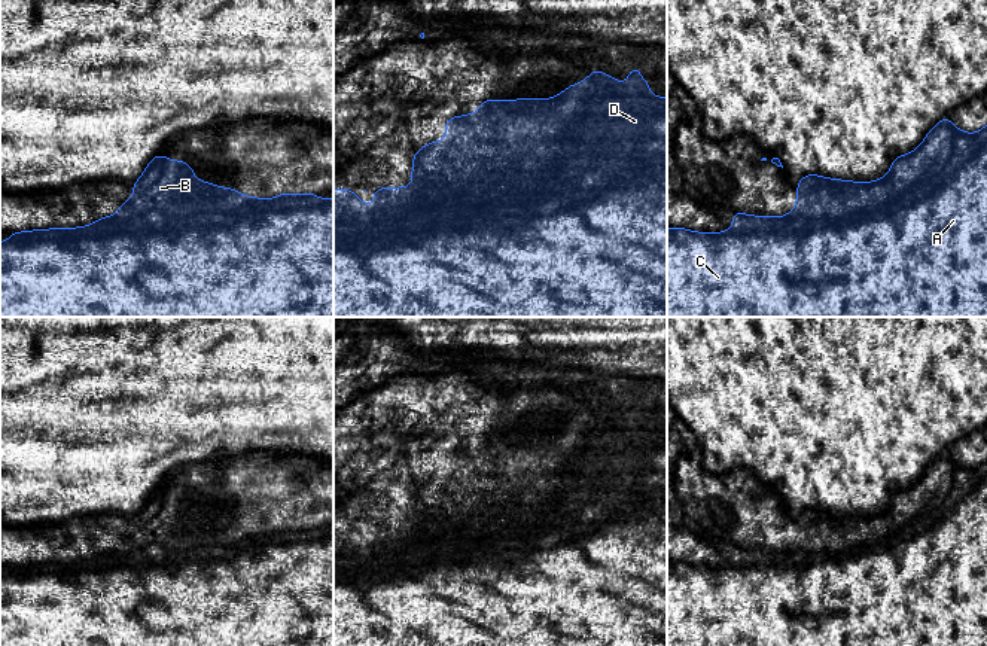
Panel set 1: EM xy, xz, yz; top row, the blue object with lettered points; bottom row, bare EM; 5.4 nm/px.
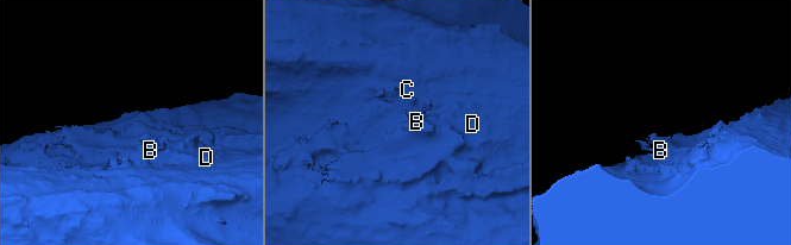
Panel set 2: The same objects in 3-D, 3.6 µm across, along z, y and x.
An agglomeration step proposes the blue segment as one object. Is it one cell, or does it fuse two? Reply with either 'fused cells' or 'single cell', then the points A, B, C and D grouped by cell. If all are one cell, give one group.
fused cells; A C D / B

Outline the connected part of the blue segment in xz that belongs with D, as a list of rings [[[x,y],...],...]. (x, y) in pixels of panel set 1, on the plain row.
[[[642,400],[630,402],[627,420],[603,403],[592,403],[582,417],[570,418],[558,430],[511,433],[503,439],[502,455],[478,457],[472,447],[450,451],[444,460],[448,473],[435,473],[414,488],[412,518],[375,522],[372,543],[353,528],[353,522],[333,522],[333,646],[667,646],[667,430],[652,430],[640,405]]]

